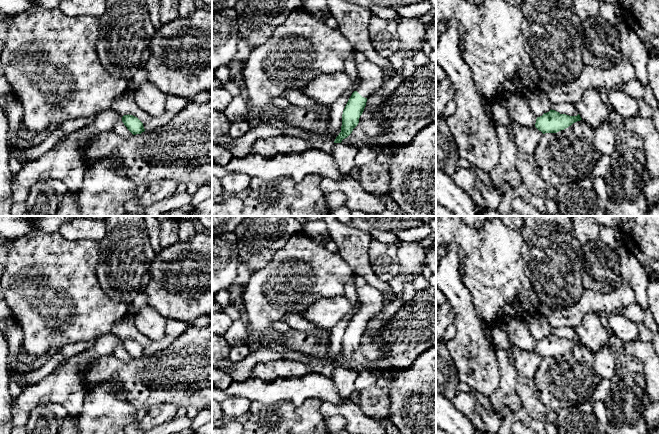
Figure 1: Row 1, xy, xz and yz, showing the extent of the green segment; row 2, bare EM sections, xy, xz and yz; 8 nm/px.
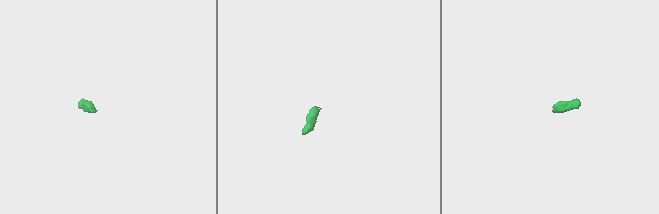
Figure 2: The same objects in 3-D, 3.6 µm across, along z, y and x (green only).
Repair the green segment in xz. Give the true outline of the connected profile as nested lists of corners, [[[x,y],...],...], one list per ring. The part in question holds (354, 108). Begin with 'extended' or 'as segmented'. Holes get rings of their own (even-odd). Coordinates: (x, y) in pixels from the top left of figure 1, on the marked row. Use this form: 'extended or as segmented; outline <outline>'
extended; outline [[[369,60],[357,63],[359,77],[362,79],[360,87],[349,98],[342,114],[341,132],[334,143],[341,143],[358,125],[359,118],[366,106],[367,98],[381,90],[384,73],[380,67]]]

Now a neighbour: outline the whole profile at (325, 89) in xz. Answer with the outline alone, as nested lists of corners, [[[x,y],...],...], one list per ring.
[[[344,70],[331,75],[317,76],[301,90],[307,97],[330,107],[344,93],[356,91],[361,83],[360,77],[352,78]]]

